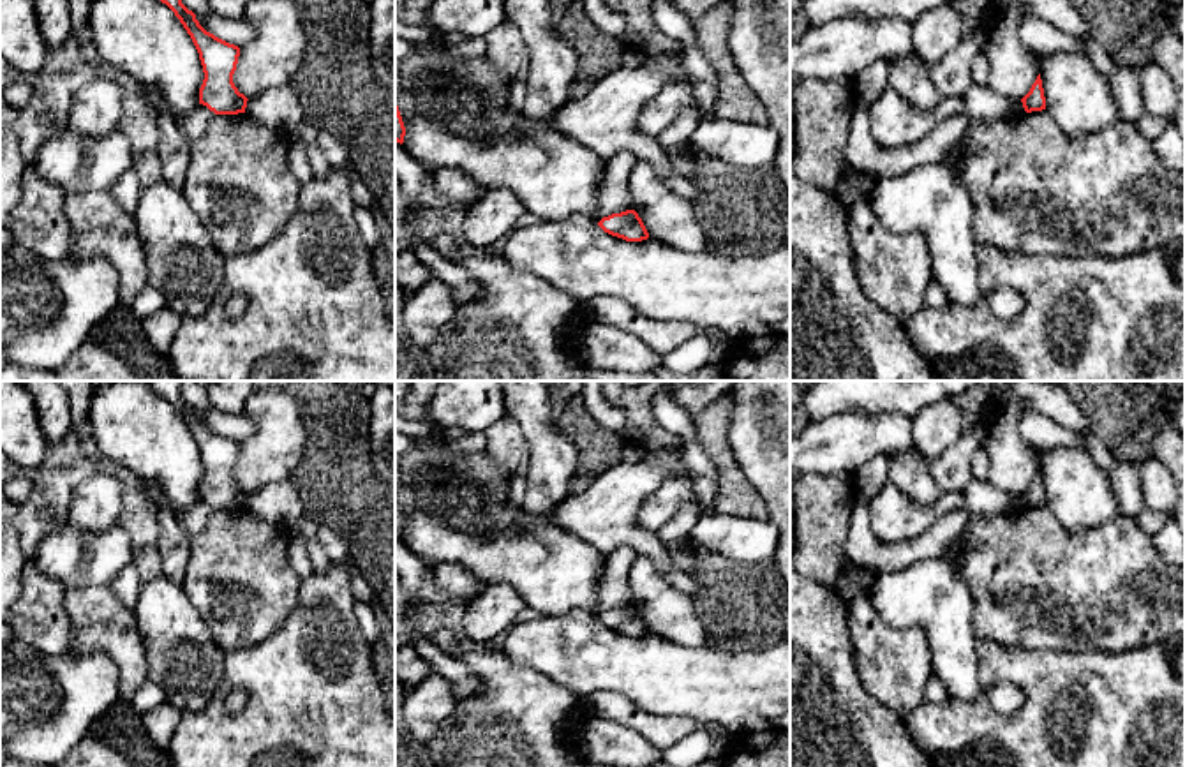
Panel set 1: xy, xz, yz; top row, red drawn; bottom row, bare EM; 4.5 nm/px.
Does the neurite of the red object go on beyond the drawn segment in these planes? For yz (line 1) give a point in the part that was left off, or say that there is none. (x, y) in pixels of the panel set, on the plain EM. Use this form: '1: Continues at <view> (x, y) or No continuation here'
1: No continuation here

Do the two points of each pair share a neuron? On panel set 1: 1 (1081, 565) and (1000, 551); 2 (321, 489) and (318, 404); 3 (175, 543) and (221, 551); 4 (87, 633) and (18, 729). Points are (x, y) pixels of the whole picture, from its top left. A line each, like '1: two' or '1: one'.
1: one
2: one
3: two
4: two

